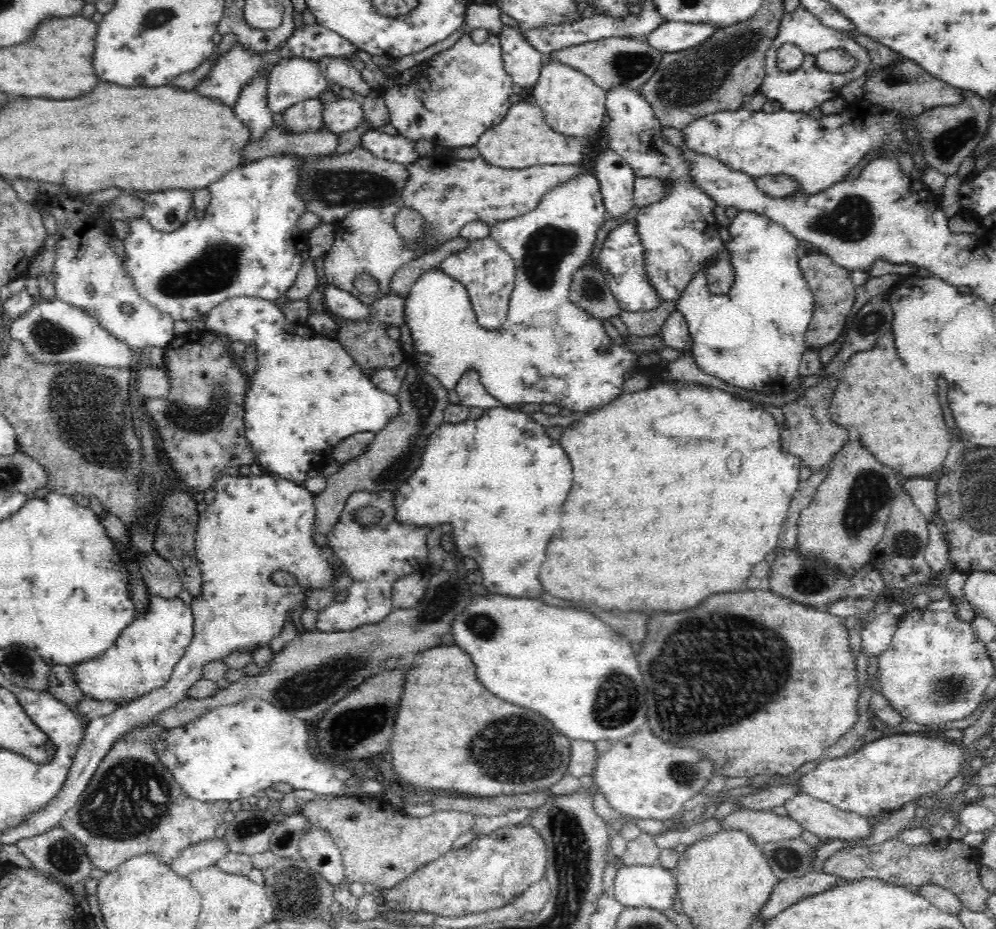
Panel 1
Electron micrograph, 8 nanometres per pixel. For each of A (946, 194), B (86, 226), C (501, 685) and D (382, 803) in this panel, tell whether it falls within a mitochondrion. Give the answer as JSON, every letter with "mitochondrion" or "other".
{"A":"other","B":"other","C":"other","D":"other"}

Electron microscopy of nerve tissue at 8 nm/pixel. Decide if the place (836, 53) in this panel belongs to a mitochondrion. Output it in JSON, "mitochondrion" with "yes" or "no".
{"mitochondrion":"no"}

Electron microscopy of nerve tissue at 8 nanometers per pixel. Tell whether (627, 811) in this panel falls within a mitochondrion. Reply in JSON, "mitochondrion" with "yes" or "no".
{"mitochondrion":"no"}

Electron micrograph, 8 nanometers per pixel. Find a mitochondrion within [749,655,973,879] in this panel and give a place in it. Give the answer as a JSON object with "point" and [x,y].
{"point":[947,689]}

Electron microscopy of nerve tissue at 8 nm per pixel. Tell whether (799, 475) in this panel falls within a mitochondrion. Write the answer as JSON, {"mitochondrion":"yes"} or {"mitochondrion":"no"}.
{"mitochondrion":"no"}

